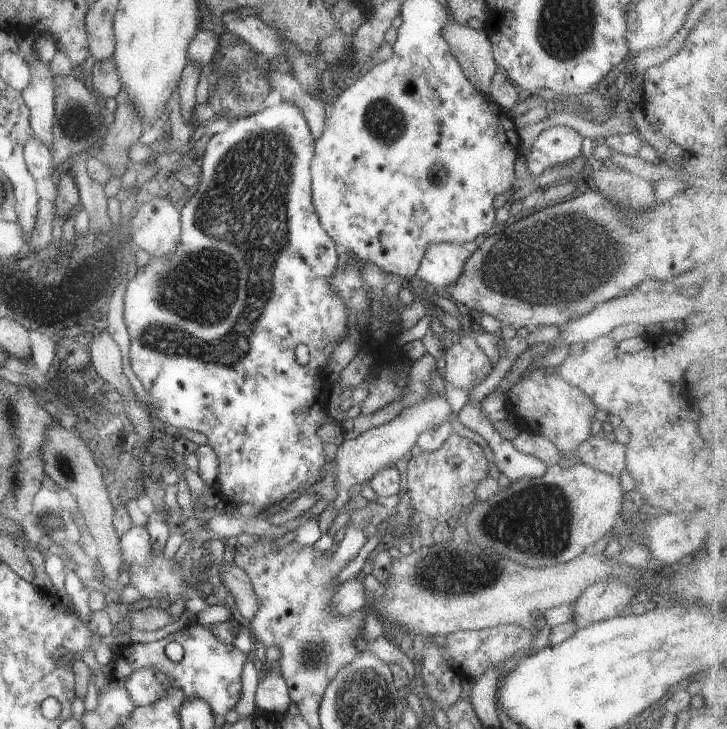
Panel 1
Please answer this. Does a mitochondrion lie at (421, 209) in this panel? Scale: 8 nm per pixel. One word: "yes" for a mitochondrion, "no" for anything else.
no

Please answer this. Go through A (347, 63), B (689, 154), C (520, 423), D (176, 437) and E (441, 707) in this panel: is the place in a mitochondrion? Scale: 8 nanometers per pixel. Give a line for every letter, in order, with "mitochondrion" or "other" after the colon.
A: other
B: other
C: other
D: other
E: other

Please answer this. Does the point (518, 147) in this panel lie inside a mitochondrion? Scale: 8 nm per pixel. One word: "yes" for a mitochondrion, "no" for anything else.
no

